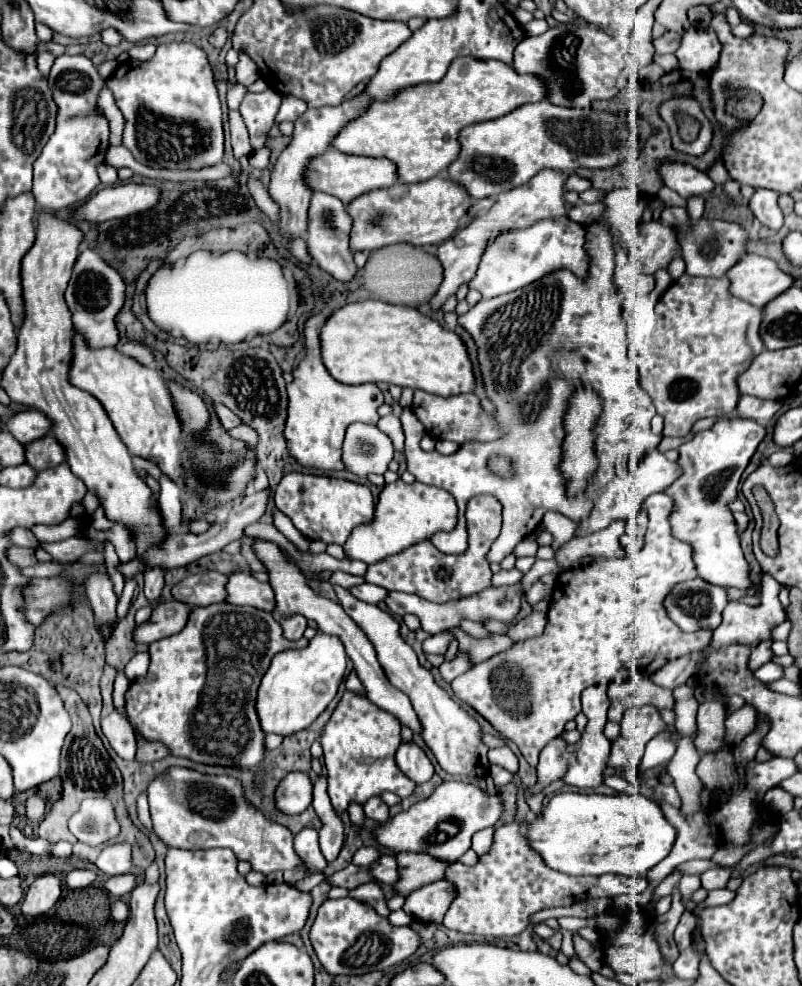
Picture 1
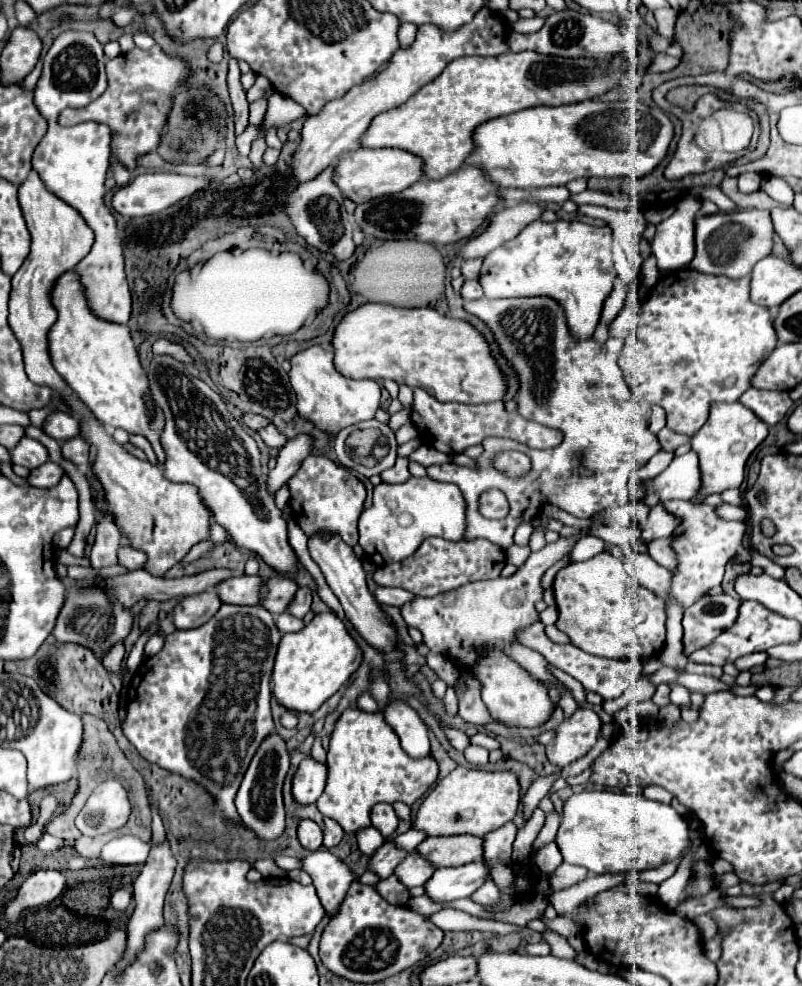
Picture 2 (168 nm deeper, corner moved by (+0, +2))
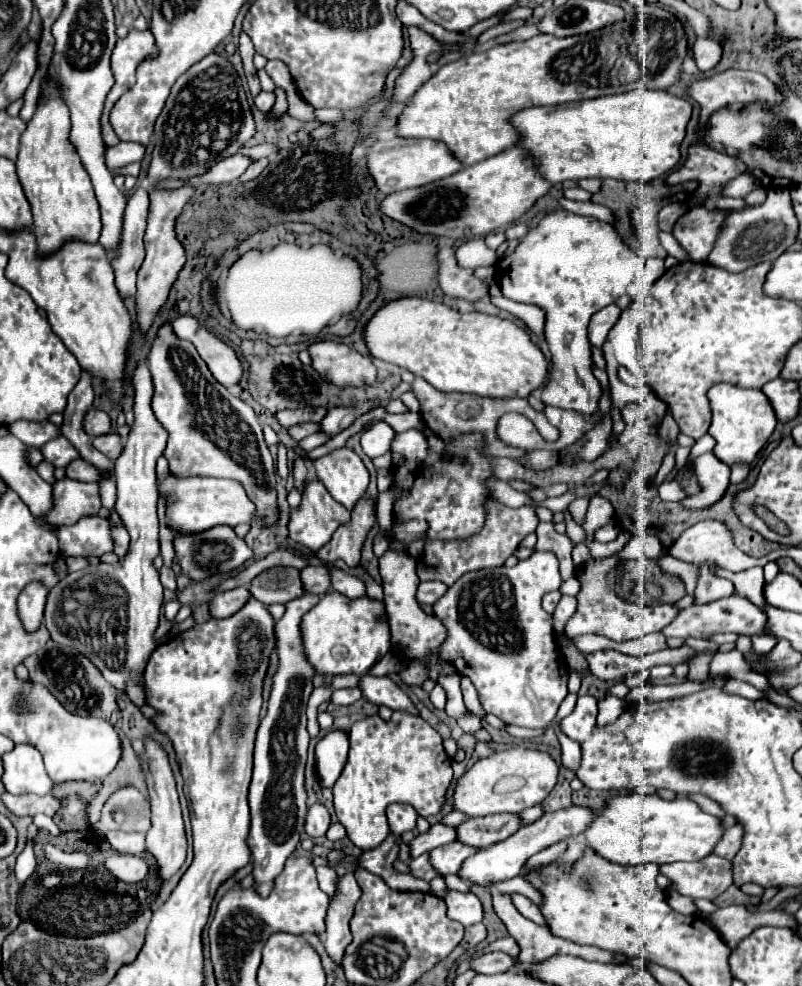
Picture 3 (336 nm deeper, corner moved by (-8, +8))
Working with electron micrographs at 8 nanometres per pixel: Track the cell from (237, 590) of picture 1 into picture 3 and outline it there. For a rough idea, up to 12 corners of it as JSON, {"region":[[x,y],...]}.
{"region":[[305,566],[303,586],[323,596],[331,588],[329,566]]}

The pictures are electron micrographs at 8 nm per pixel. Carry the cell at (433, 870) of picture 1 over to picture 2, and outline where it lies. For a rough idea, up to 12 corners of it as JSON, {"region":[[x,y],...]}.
{"region":[[425,838],[415,850],[435,868],[481,858],[481,838]]}

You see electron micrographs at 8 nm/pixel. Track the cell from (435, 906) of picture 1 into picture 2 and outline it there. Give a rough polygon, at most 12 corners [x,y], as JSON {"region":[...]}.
{"region":[[481,860],[439,868],[423,888],[433,902],[469,898],[489,870]]}

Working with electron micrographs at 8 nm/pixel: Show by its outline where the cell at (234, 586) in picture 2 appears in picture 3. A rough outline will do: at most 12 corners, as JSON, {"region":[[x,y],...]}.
{"region":[[265,570],[251,582],[253,598],[285,604],[305,594],[299,570]]}

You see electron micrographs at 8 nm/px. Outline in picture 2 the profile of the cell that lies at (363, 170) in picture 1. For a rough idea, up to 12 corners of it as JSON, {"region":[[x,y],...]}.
{"region":[[357,148],[333,182],[355,204],[401,192],[423,176],[399,148]]}

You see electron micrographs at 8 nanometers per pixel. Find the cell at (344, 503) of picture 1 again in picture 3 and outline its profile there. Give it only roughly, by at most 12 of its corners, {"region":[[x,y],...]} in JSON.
{"region":[[351,448],[313,462],[315,476],[347,510],[369,472]]}

